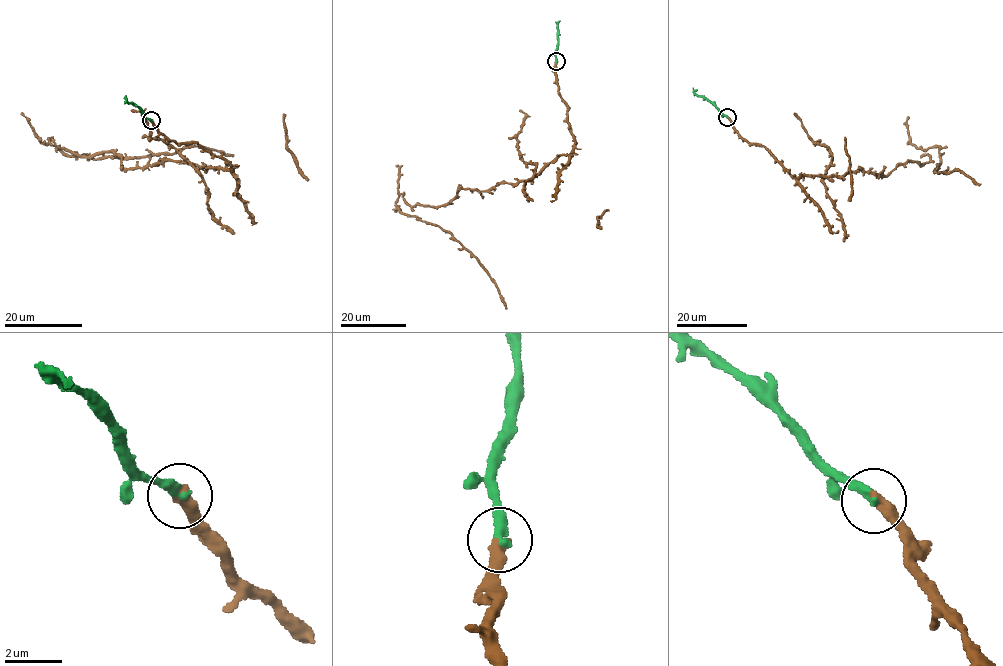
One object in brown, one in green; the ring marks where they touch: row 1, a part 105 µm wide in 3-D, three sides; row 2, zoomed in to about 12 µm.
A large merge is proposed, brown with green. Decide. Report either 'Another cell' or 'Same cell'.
Same cell

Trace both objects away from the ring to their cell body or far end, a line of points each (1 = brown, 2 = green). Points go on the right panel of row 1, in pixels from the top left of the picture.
1: (727, 117), (796, 178), (861, 169), (885, 175), (925, 164), (938, 147), (933, 172), (963, 171), (981, 184)
2: (727, 117), (711, 102), (698, 96), (693, 88)

